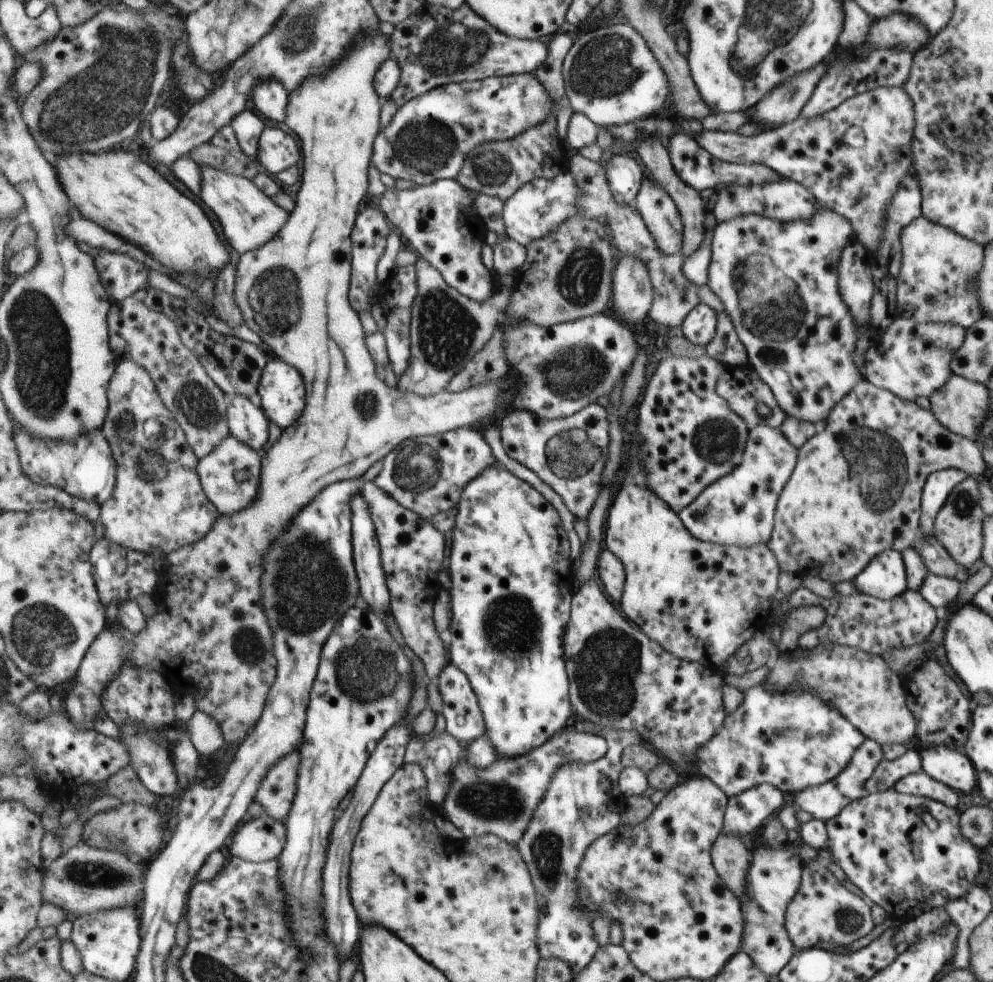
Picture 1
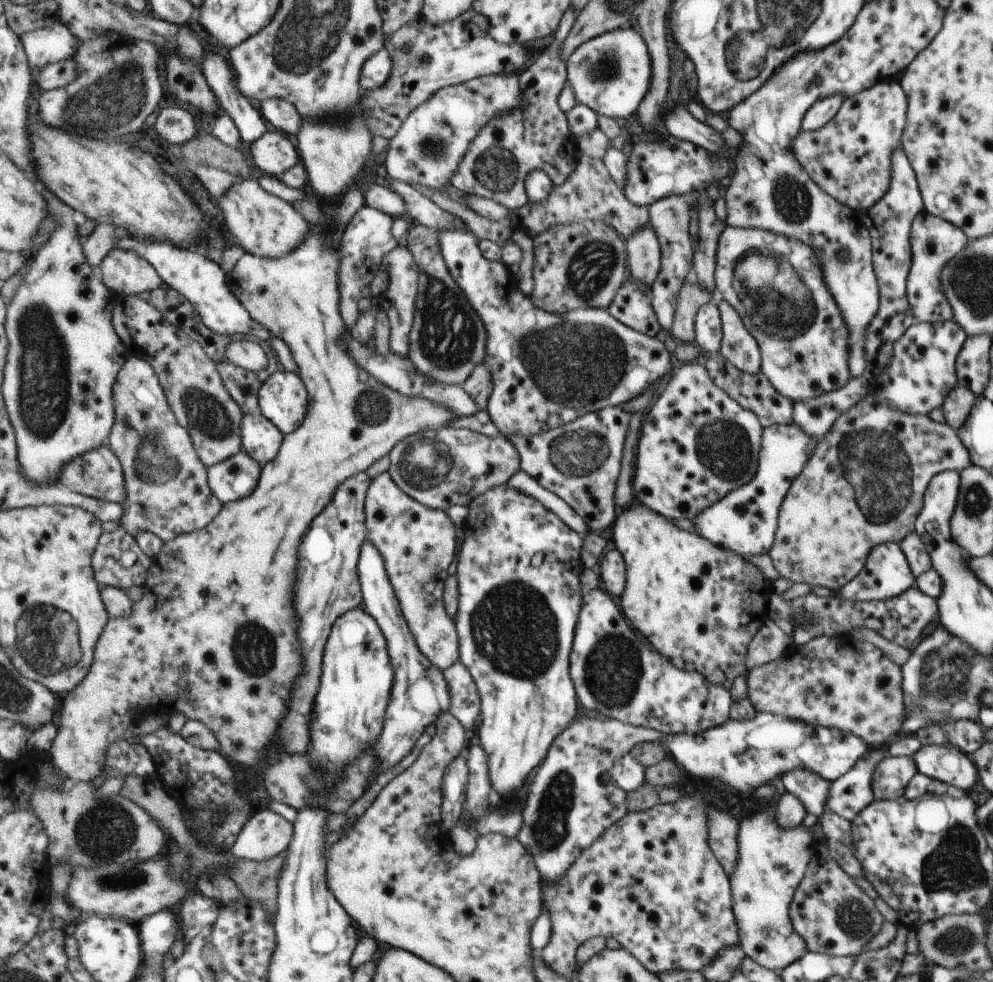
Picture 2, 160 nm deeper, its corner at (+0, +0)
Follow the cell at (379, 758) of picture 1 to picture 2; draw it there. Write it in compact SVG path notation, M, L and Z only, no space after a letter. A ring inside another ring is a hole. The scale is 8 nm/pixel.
M369 540L363 545L358 569L364 594L364 609L371 613L386 634L395 673L384 731L376 747L380 756L379 774L397 766L413 750L413 746L423 736L423 732L426 732L429 726L435 725L444 712L450 712L452 694L445 671L431 662L431 659L427 658L419 648L410 624L403 614L398 594L389 578L383 555Z

